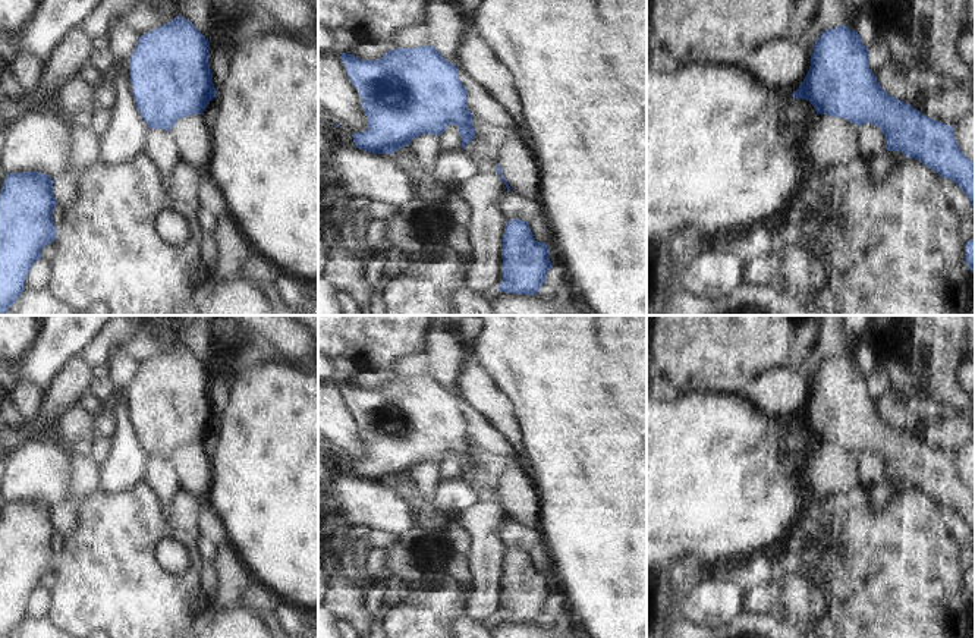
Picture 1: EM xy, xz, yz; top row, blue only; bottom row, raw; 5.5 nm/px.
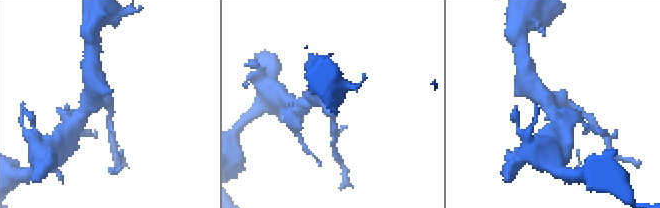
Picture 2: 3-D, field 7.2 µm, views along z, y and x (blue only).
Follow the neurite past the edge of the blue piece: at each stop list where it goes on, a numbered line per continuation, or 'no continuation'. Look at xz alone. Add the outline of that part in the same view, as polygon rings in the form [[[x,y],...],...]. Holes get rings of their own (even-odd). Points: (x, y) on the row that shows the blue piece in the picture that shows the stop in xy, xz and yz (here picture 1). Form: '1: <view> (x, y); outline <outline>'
1: xz (521, 169); outline [[[522,131],[507,138],[500,151],[498,164],[513,194],[537,204],[541,202],[541,167],[538,158],[526,147]]]

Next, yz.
1: yz (829, 141); outline [[[815,114],[803,138],[799,139],[802,164],[806,167],[803,180],[859,157],[858,139],[858,125],[842,117]]]

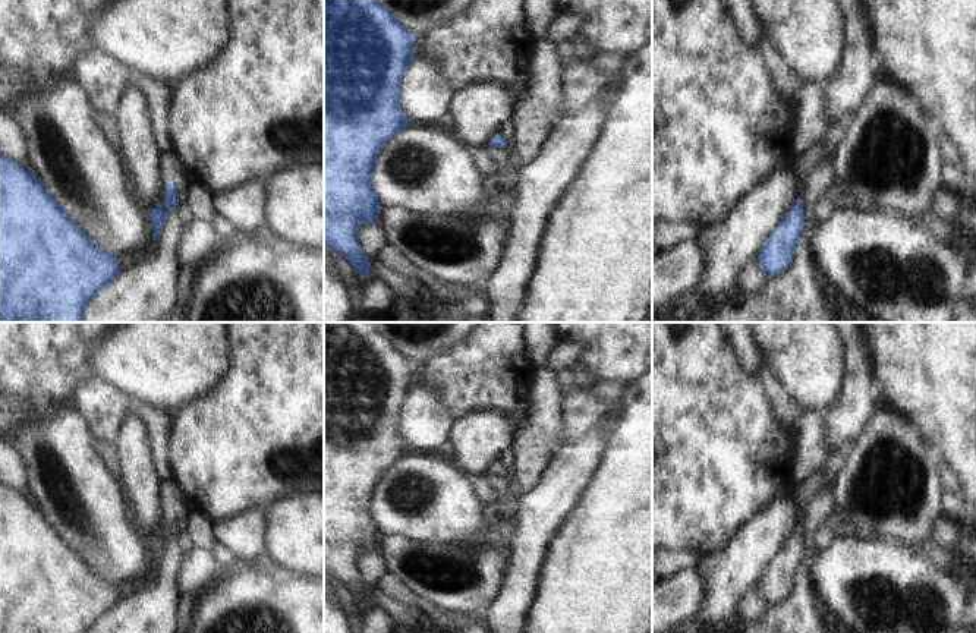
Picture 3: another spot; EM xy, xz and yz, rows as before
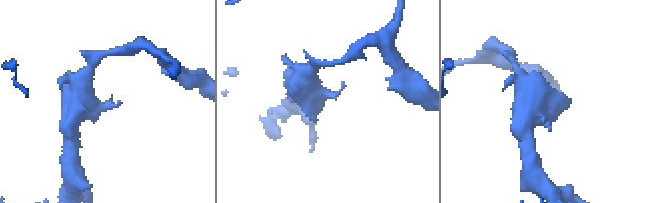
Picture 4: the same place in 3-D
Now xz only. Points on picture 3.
no continuation

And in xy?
1: xy (176, 172); outline [[[173,148],[163,155],[163,170],[166,185],[177,185],[180,189],[188,189],[193,183],[186,164]]]

